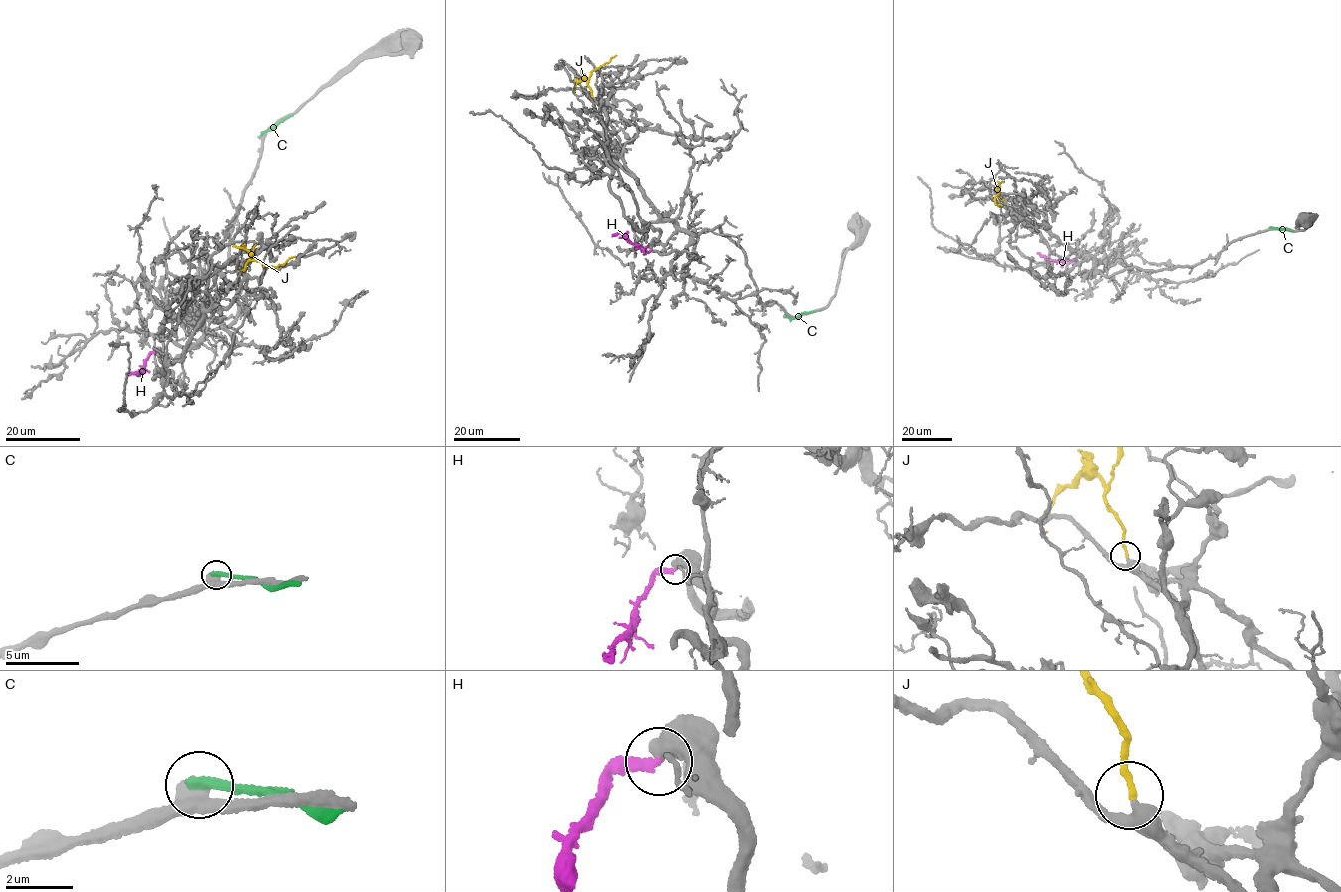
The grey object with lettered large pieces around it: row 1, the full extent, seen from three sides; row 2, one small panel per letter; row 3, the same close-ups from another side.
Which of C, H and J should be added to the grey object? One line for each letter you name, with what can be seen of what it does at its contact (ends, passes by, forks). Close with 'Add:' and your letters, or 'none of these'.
J: it ends there
Add: J

